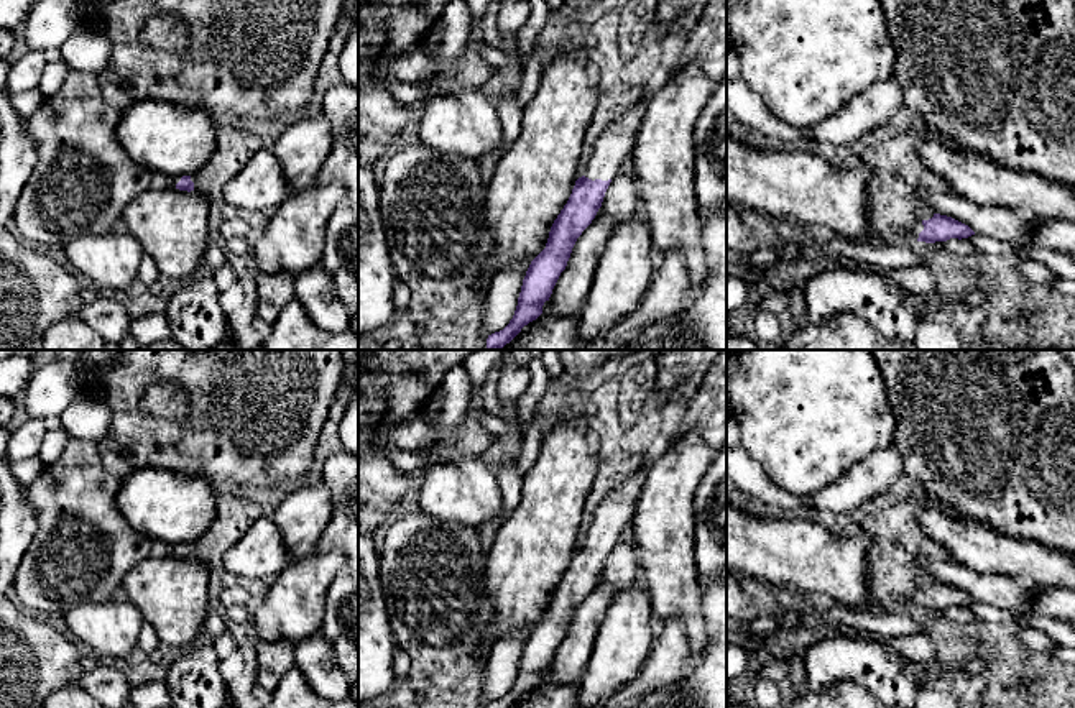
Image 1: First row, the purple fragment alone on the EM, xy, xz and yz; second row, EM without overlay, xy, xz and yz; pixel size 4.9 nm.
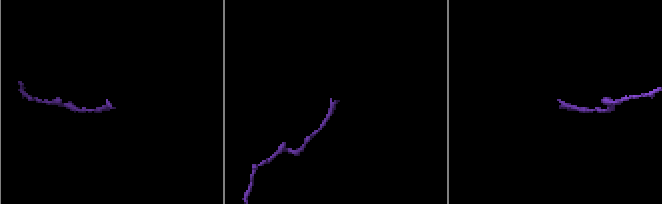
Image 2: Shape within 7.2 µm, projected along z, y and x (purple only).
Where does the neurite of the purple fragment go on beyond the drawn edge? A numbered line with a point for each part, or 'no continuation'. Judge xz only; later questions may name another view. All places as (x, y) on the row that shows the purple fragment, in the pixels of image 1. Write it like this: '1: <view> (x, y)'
1: xz (612, 151)

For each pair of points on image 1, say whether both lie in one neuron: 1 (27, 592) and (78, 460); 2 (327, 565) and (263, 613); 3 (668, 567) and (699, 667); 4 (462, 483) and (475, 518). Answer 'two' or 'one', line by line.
1: one
2: one
3: two
4: one

